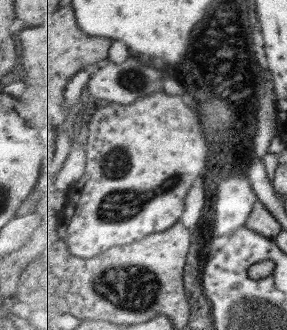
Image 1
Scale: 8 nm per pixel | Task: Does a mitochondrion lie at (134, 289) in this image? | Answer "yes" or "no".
yes

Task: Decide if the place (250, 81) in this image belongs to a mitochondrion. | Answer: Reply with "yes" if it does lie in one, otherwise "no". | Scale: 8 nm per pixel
no

